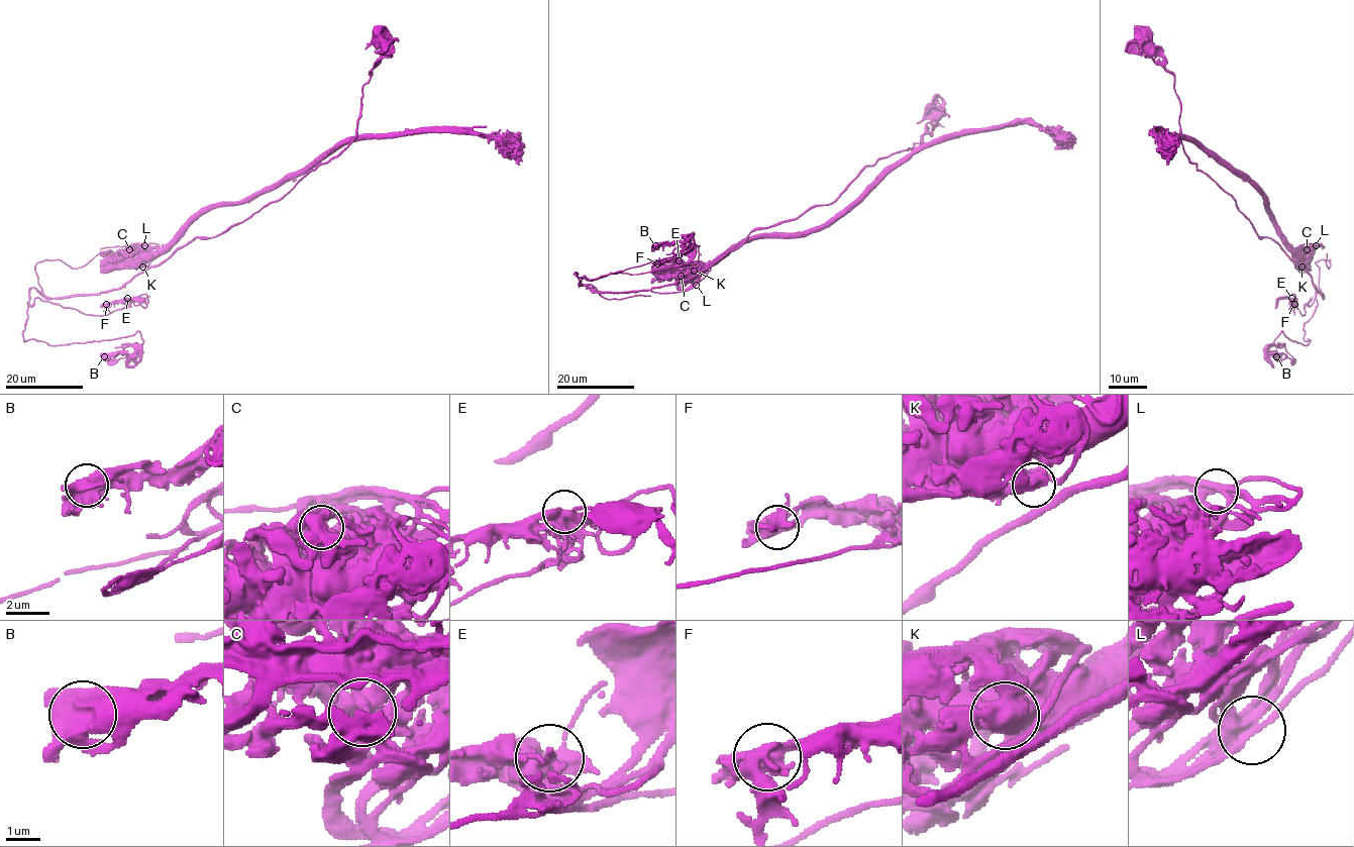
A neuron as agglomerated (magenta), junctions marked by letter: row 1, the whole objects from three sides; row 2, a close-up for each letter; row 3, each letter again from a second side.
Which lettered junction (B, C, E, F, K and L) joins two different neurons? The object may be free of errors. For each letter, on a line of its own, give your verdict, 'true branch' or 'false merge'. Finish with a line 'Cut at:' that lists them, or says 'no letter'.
B: true branch
C: true branch
E: true branch
F: true branch
K: false merge
L: true branch
Cut at: K

